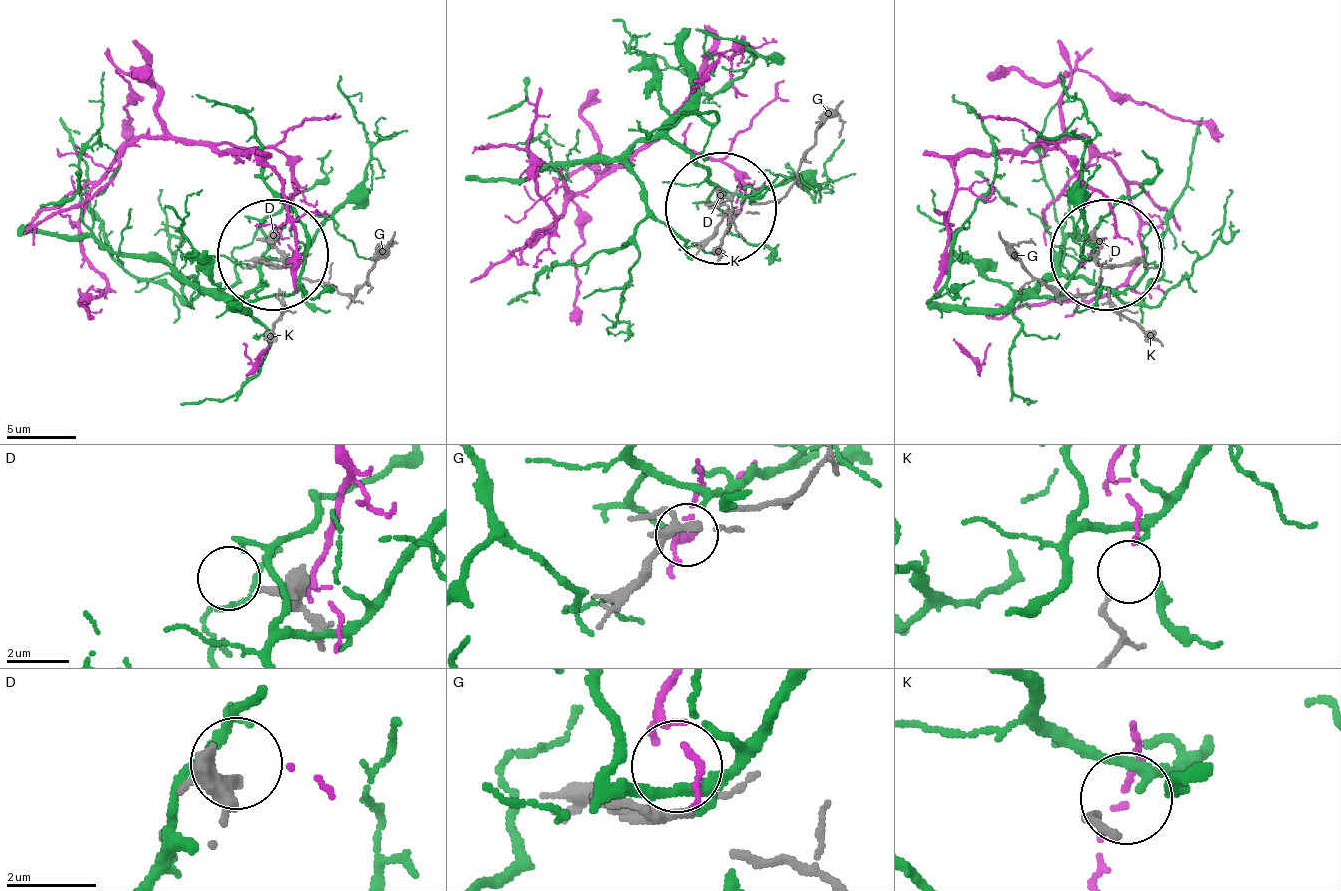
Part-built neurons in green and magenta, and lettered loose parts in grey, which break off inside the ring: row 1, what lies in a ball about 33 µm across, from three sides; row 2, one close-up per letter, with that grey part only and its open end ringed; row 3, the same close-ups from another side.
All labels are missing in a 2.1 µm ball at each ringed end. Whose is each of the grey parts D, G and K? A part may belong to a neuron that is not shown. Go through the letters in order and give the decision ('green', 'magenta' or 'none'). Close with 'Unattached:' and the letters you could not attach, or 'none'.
D: none
G: magenta
K: none
Unattached: D, K

